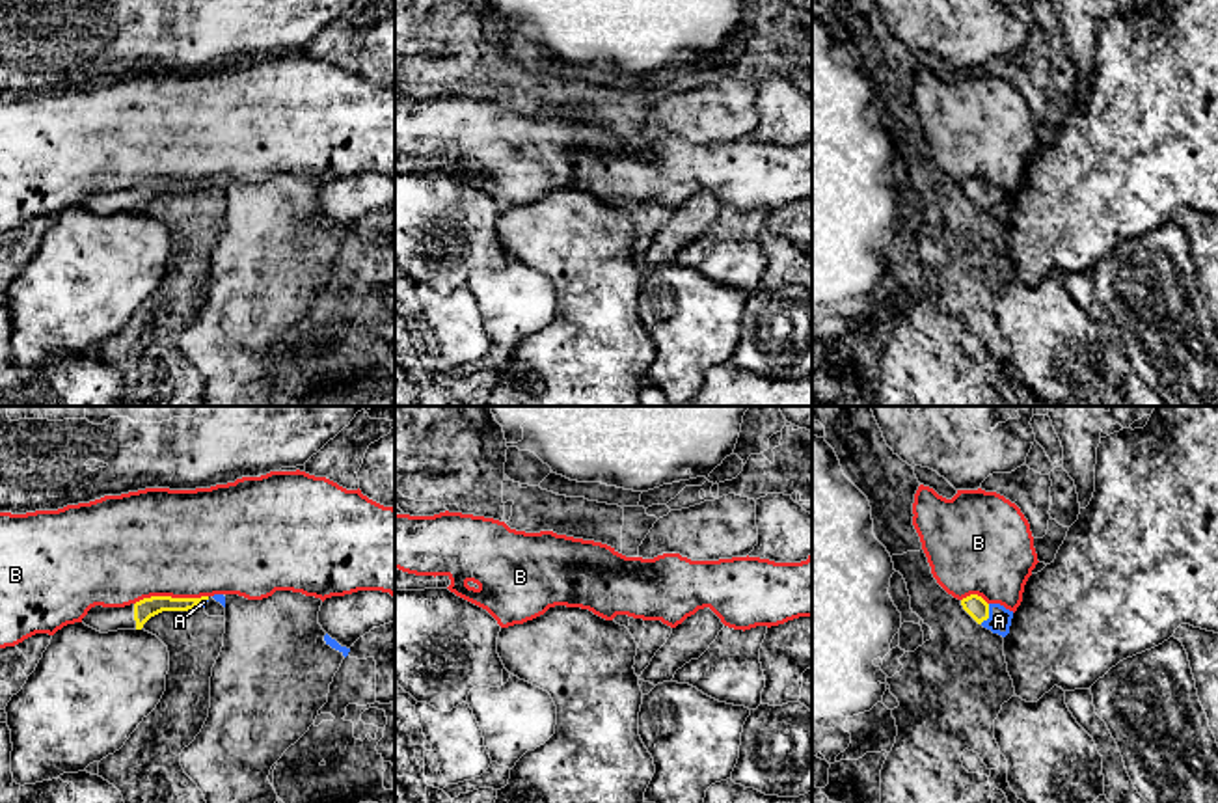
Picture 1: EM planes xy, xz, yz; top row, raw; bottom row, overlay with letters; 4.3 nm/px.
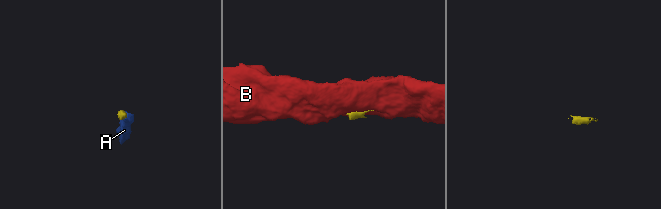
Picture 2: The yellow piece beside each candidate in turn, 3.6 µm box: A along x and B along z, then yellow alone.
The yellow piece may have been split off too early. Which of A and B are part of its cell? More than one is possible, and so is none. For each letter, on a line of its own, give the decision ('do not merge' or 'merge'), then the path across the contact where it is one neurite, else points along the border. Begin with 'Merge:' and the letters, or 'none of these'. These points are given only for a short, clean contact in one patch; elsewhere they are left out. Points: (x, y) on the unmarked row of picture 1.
Merge: A
A: merge; way yz (974, 189), (987, 198), (999, 204)
B: do not merge; border xy (207, 177), (144, 179), (135, 187)

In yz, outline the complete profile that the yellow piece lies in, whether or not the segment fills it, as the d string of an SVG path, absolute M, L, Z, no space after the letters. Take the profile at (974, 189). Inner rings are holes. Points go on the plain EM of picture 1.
M970 177L961 183L963 192L983 211L1006 220L1009 216L1013 194L1000 186L987 186L981 179Z

